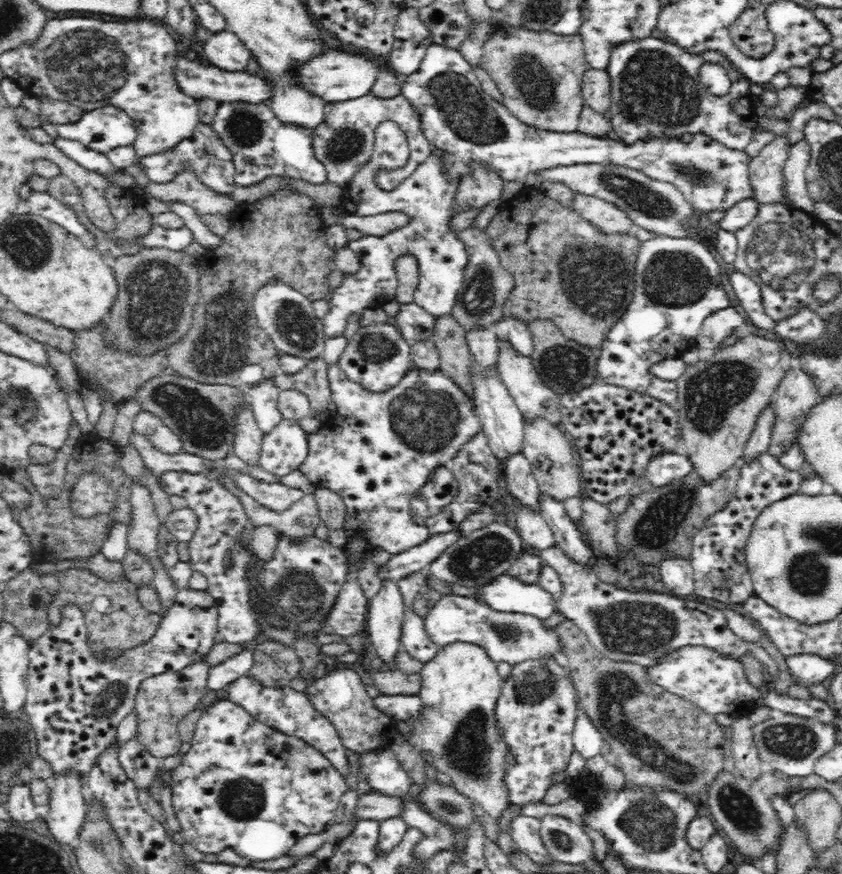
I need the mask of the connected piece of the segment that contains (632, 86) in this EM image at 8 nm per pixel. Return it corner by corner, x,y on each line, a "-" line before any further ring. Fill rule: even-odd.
651,35
646,38
626,38
622,42
608,44
608,64
605,69
610,75
610,106
607,116
612,127
611,137
623,144
680,140
684,132
690,132
707,134
730,150
744,151
757,129
757,115
752,106
754,96
750,93
752,82
719,52
691,55
670,40
661,40
-
706,63
717,64
724,68
731,82
728,94
715,97
706,92
699,77
700,67

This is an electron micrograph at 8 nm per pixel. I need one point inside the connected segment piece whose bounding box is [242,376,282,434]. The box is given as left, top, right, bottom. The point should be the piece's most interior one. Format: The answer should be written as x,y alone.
263,396

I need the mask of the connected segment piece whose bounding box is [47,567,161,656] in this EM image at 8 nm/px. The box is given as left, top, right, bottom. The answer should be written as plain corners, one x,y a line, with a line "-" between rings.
68,568
60,572
61,589
47,608
50,623
58,623
66,607
76,607
87,626
90,645
96,652
111,654
138,646
150,640
156,632
161,615
148,612
140,602
139,588
123,574
115,578
102,578
89,568

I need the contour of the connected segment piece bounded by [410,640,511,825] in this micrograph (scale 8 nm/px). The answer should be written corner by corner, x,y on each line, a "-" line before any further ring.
458,640
456,642
450,642
444,646
440,646
438,654
434,656
429,662
424,663
424,668
421,671
422,676
424,676
424,688
418,696
427,702
427,716
428,716
428,726
417,725
417,722
413,722
415,726
415,735
410,738
410,743
414,748
420,753
422,750
429,751
434,755
434,767
440,771
446,773
455,784
455,788
461,793
466,795
472,802
480,805
492,818
496,818
496,822
500,825
503,821
505,810
511,806
508,803
508,794
504,790
504,785
500,784
501,776
504,774
504,770
510,763
508,754
504,754
504,745
500,745
500,741
496,741
497,729
493,726
493,711
495,710
494,704
496,704
497,699
500,697
501,686
503,679
500,674
498,674
498,664
496,660
492,659
492,656
488,655
488,651
483,646
480,646
476,642
462,642

